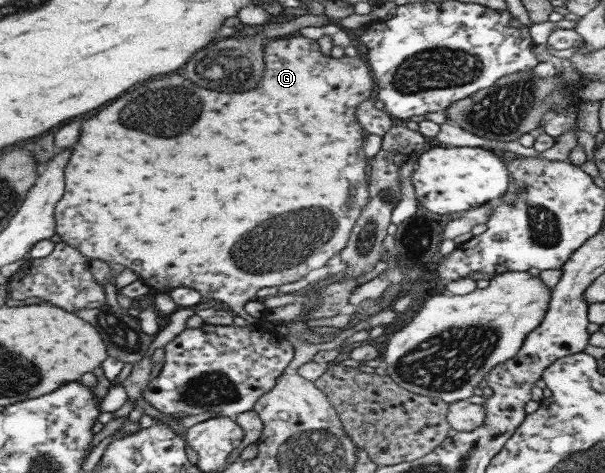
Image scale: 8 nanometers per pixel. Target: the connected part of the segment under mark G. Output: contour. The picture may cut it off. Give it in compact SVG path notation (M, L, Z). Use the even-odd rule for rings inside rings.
M302 35L278 37L264 44L262 48L264 75L258 89L252 89L240 95L210 93L208 89L200 89L192 85L190 81L180 79L178 75L168 75L162 79L144 81L144 85L134 85L132 91L126 91L114 103L98 111L92 119L84 121L80 127L78 141L74 143L68 163L64 167L64 195L56 202L53 209L54 231L56 235L59 235L61 243L78 250L78 253L89 261L100 259L100 261L116 263L122 267L126 267L128 263L128 269L140 277L140 281L146 285L147 289L152 289L156 293L166 293L174 287L190 287L197 291L203 300L217 299L224 302L242 317L244 303L254 299L256 291L264 287L292 283L299 277L304 277L308 271L324 267L332 255L338 254L346 246L352 226L361 209L368 202L367 158L362 153L364 131L354 119L356 117L354 113L362 100L373 97L374 83L371 71L362 57L349 53L334 59L330 55L322 55L318 48L316 41Z

